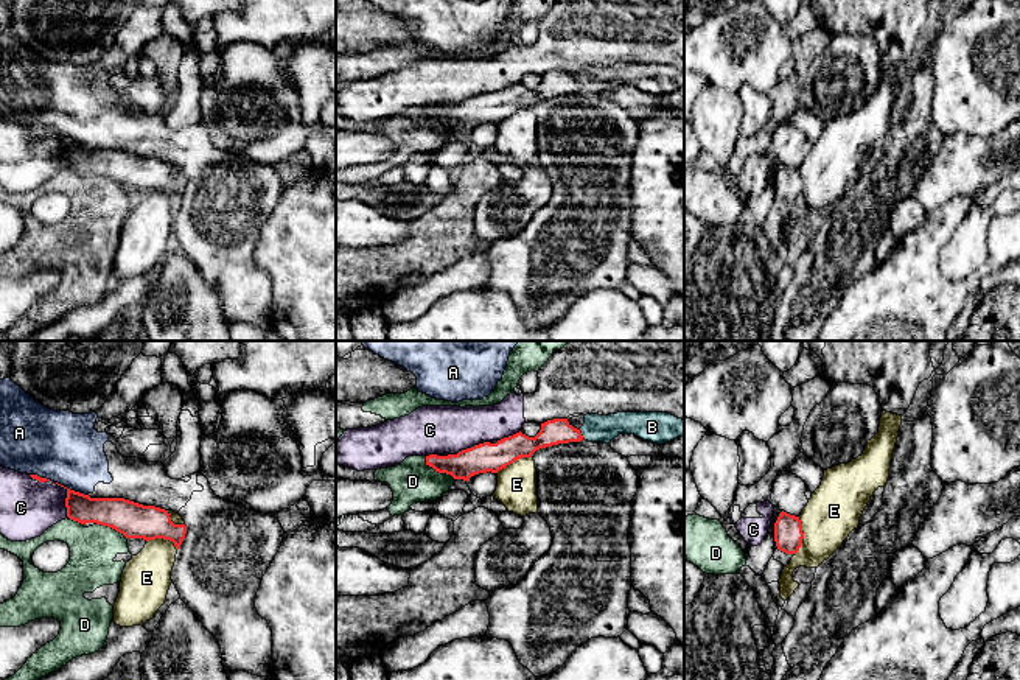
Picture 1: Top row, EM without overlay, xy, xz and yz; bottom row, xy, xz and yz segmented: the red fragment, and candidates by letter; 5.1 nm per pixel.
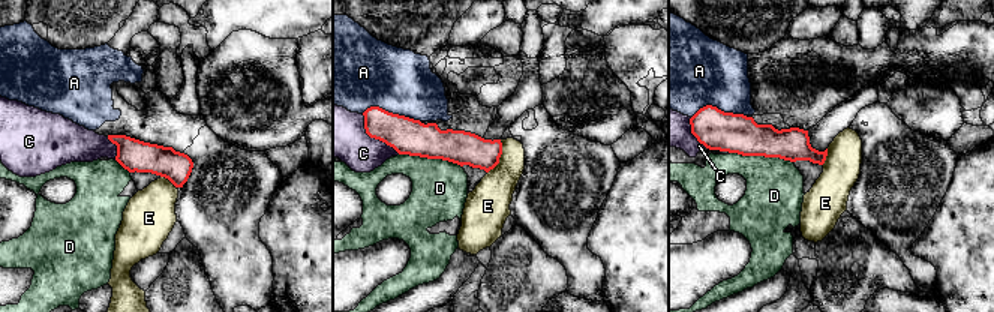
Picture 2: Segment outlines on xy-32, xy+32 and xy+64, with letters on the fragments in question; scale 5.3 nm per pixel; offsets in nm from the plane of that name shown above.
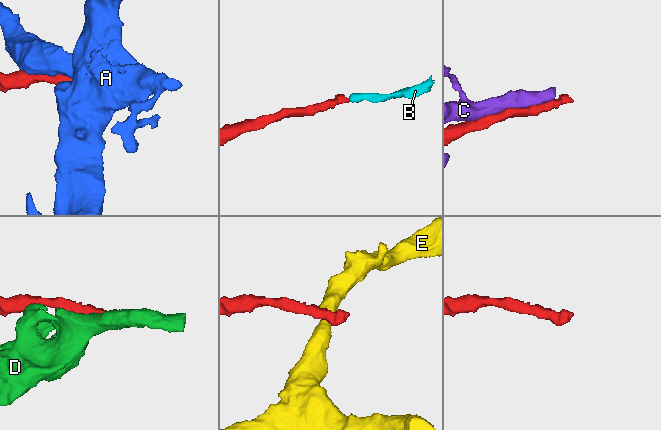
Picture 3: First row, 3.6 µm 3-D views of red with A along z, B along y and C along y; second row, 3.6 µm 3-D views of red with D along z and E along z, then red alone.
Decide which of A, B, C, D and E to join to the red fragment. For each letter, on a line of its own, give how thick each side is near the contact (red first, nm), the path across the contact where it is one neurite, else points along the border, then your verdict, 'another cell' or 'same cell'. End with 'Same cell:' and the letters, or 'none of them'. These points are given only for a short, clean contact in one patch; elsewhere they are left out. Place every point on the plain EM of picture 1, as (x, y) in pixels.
A: 160 nm thick on the red side, 360 nm on the other; another cell
B: 130 nm thick on the red side, 140 nm on the other; runs through xz (555, 83), (580, 86), (597, 80); same cell
C: 160 nm thick on the red side, 300 nm on the other; another cell
D: 150 nm thick on the red side, 220 nm on the other; another cell
E: 150 nm thick on the red side, 280 nm on the other; border along yz (799, 168), (803, 192), (795, 206); another cell
Same cell: B

